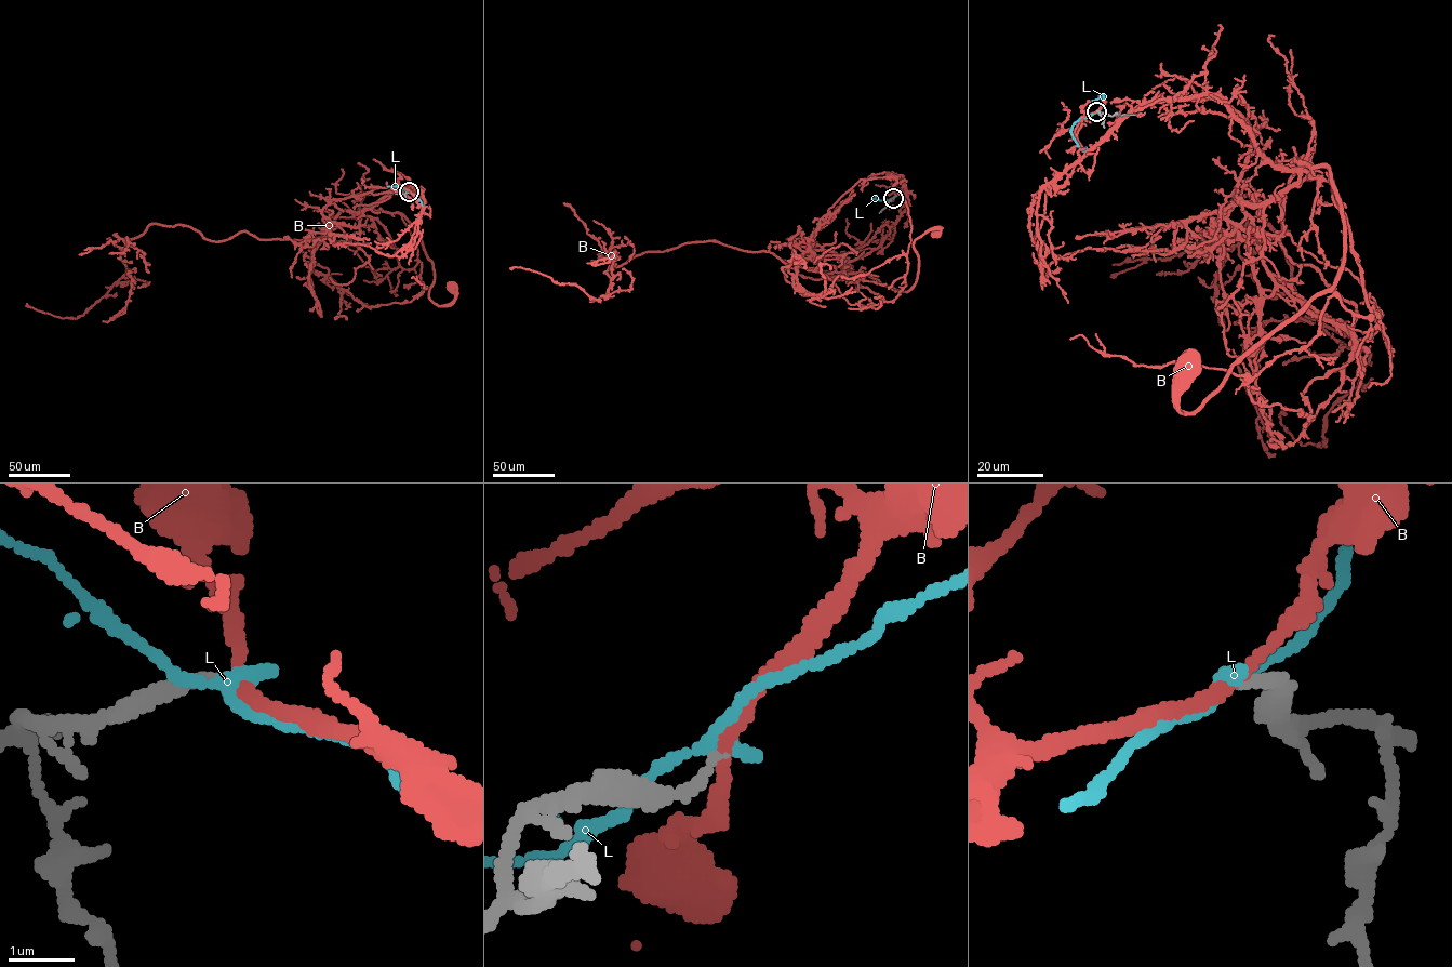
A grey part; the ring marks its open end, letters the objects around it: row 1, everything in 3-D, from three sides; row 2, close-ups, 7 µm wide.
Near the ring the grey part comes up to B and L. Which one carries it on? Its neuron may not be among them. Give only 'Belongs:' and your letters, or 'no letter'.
Belongs: B

